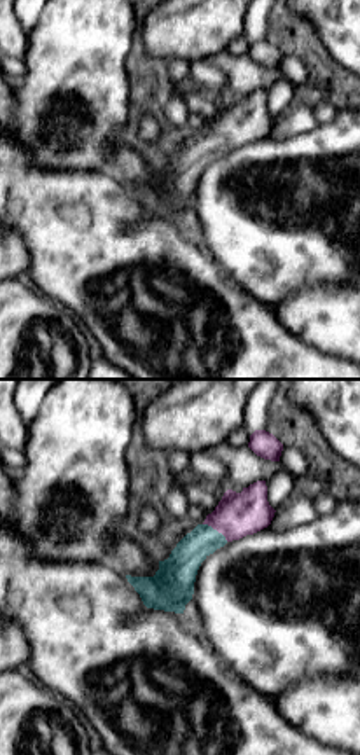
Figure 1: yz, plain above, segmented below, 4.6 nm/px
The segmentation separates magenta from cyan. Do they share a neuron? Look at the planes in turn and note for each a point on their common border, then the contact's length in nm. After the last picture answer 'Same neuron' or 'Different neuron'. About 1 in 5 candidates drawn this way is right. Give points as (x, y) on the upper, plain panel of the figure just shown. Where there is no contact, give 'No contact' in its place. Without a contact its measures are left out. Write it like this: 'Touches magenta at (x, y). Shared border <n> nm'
Touches magenta at (215, 137). Shared border 150 nm

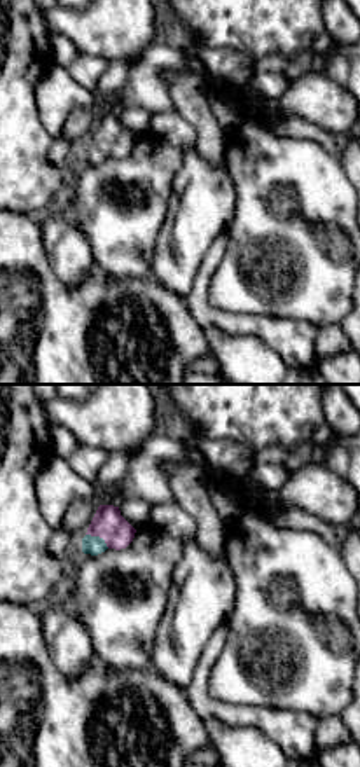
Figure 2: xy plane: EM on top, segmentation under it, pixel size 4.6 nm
Touches magenta at (98, 144). Shared border 130 nm

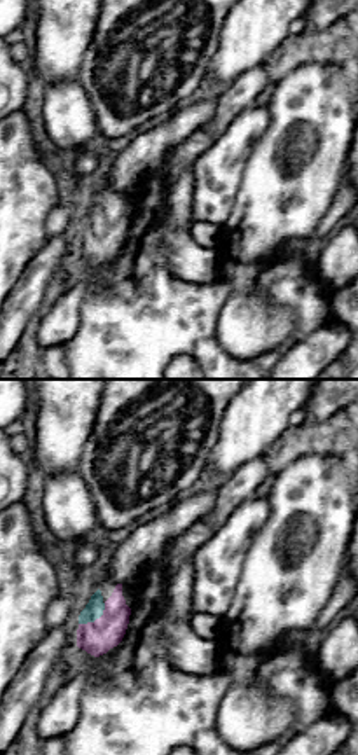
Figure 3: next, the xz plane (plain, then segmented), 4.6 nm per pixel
Touches magenta at (96, 228). Shared border 160 nm

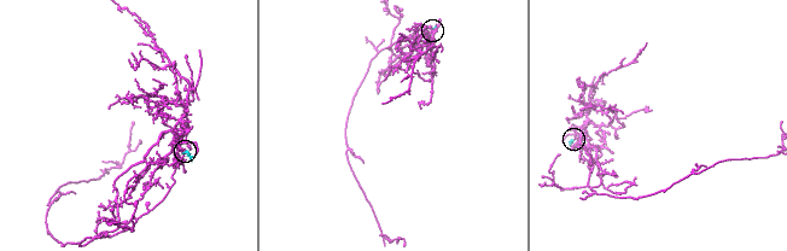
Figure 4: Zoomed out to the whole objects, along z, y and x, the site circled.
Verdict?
Same neuron

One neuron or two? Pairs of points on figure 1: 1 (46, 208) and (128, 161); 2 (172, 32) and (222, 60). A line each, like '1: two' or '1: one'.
1: two
2: two

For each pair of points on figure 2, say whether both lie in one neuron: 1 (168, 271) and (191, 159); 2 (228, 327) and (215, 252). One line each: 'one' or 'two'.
1: one
2: one

